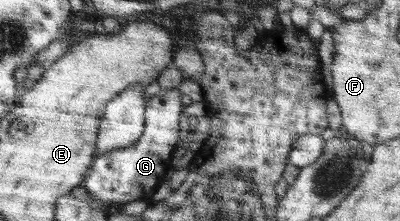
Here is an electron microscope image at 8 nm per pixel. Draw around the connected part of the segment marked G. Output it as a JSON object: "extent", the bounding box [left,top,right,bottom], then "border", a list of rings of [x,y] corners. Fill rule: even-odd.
{"extent":[84,87,182,205],"border":[[[178,87],[170,88],[163,95],[149,100],[147,126],[145,134],[130,147],[119,149],[95,158],[95,164],[84,181],[84,187],[91,193],[92,199],[110,205],[111,203],[132,203],[150,198],[166,180],[166,171],[170,170],[170,157],[174,145],[178,143],[178,117],[182,101]]]}

